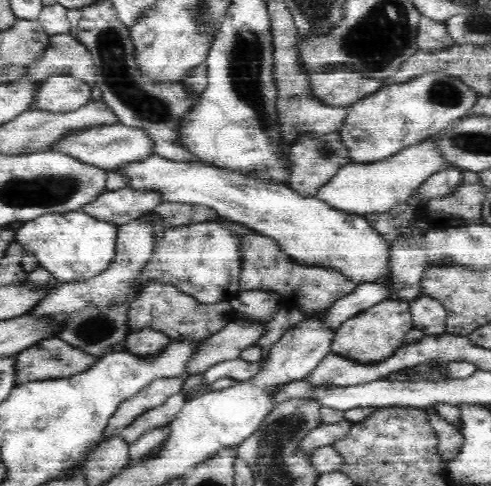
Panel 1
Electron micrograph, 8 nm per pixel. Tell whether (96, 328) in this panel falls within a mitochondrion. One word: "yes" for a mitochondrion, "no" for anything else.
yes

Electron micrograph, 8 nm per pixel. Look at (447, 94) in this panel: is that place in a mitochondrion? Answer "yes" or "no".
yes

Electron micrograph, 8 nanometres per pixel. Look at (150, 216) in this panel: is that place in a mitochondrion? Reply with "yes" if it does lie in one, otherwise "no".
no

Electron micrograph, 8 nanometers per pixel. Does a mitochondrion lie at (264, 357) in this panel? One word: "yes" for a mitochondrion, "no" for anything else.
no

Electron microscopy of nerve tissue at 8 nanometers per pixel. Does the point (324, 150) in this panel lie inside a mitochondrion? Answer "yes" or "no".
yes

